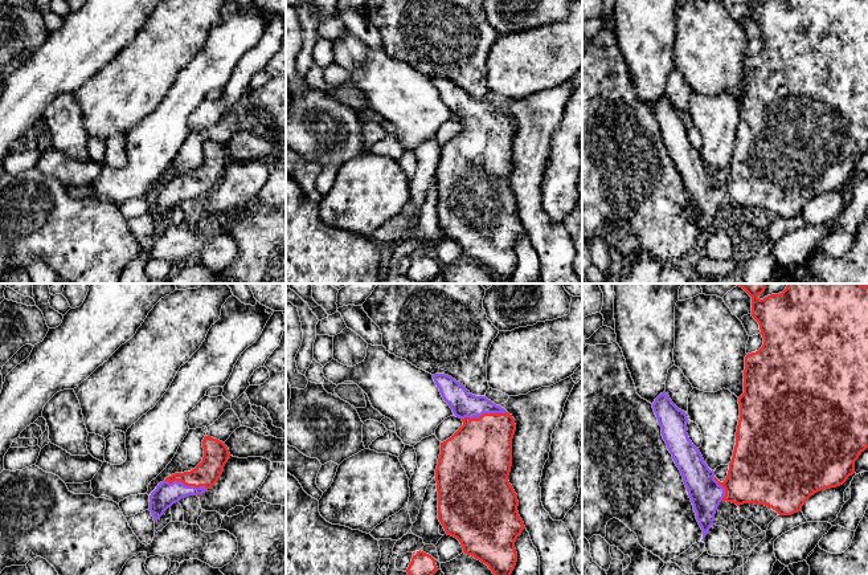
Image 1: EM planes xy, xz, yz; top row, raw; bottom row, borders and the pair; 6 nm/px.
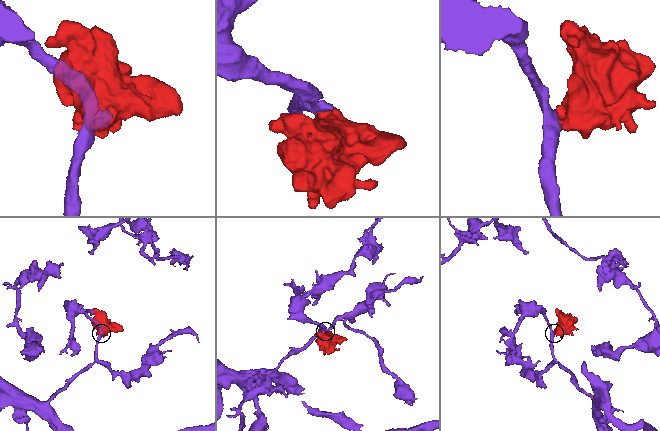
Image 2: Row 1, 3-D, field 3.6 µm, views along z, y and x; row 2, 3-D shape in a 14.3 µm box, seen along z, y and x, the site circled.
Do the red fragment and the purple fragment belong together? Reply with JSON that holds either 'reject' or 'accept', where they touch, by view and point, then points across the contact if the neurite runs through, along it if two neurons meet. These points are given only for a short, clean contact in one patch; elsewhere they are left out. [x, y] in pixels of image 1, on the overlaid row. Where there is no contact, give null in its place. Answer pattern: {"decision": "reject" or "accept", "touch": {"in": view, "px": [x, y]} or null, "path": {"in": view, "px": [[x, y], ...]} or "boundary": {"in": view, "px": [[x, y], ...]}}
{"decision": "accept", "touch": {"in": "xz", "px": [483, 414]}, "path": {"in": "xz", "px": [[479, 455], [483, 414], [463, 404]]}}

